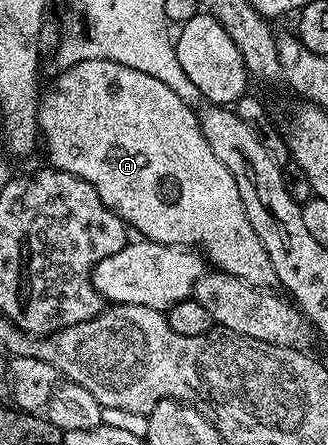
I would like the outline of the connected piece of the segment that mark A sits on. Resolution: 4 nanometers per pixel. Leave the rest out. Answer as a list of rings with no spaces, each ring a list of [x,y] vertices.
[[[89,59],[79,61],[73,67],[62,70],[58,74],[60,77],[51,86],[42,90],[39,98],[39,136],[41,138],[41,149],[47,152],[50,168],[60,169],[69,175],[77,175],[77,179],[85,179],[101,195],[101,203],[109,207],[120,219],[132,230],[135,229],[140,238],[165,243],[166,245],[186,245],[194,247],[202,253],[208,262],[211,261],[216,270],[220,273],[228,273],[237,279],[241,279],[250,285],[256,285],[262,289],[272,288],[276,284],[273,262],[269,260],[269,251],[261,243],[257,231],[253,231],[253,223],[249,223],[249,215],[245,211],[245,203],[241,203],[241,191],[237,191],[237,179],[213,155],[209,143],[205,143],[205,135],[199,126],[200,114],[192,106],[181,101],[181,97],[176,92],[171,91],[160,79],[153,79],[150,75],[145,75],[145,71],[134,70],[133,67],[125,67],[116,61],[106,61],[105,59]]]

